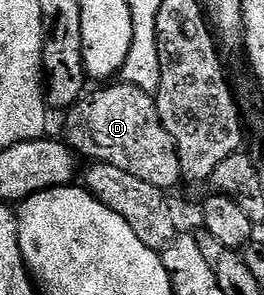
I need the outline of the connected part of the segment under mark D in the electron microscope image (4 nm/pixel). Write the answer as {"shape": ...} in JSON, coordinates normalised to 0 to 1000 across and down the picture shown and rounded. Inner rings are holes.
{"shape":[[[466,275],[439,278],[383,292],[394,298],[356,312],[352,322],[345,312],[314,346],[254,380],[258,407],[242,417],[239,468],[277,512],[314,536],[322,525],[333,546],[413,553],[447,573],[477,573],[492,600],[523,600],[523,614],[553,614],[553,627],[648,641],[663,620],[686,617],[682,522],[667,502],[667,481],[652,475],[644,451],[629,451],[598,397],[587,332],[564,312],[523,302],[508,288]]]}

